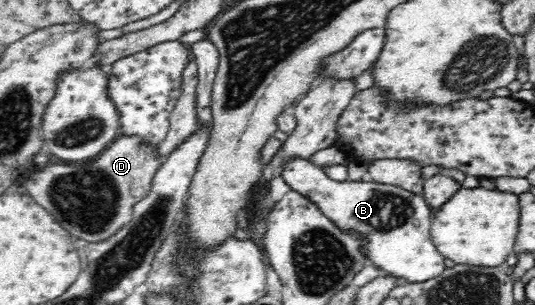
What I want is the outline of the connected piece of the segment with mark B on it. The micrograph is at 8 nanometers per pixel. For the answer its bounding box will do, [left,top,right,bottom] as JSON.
[281,158,446,283]

